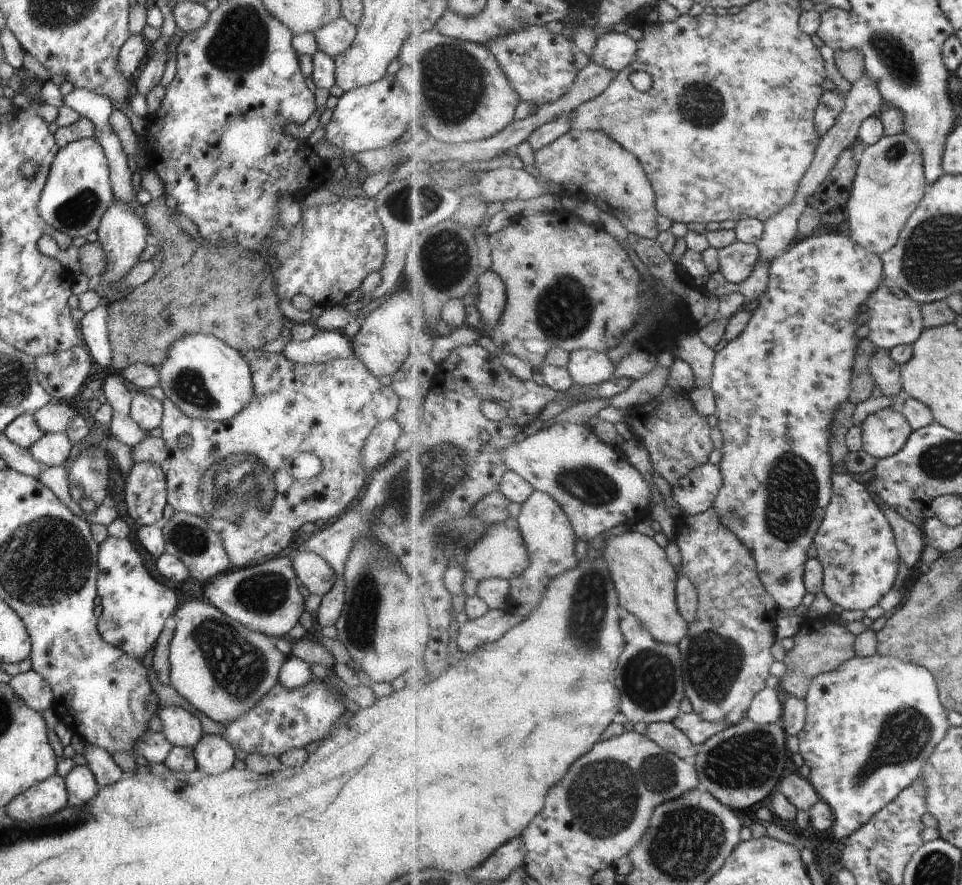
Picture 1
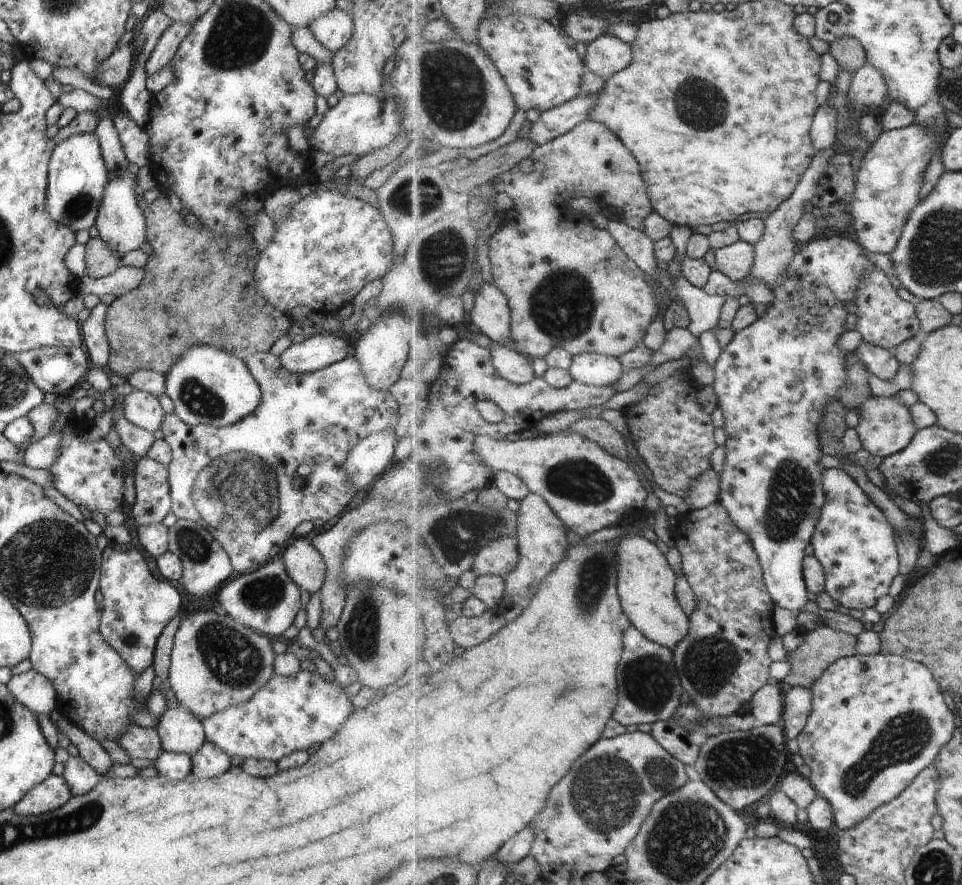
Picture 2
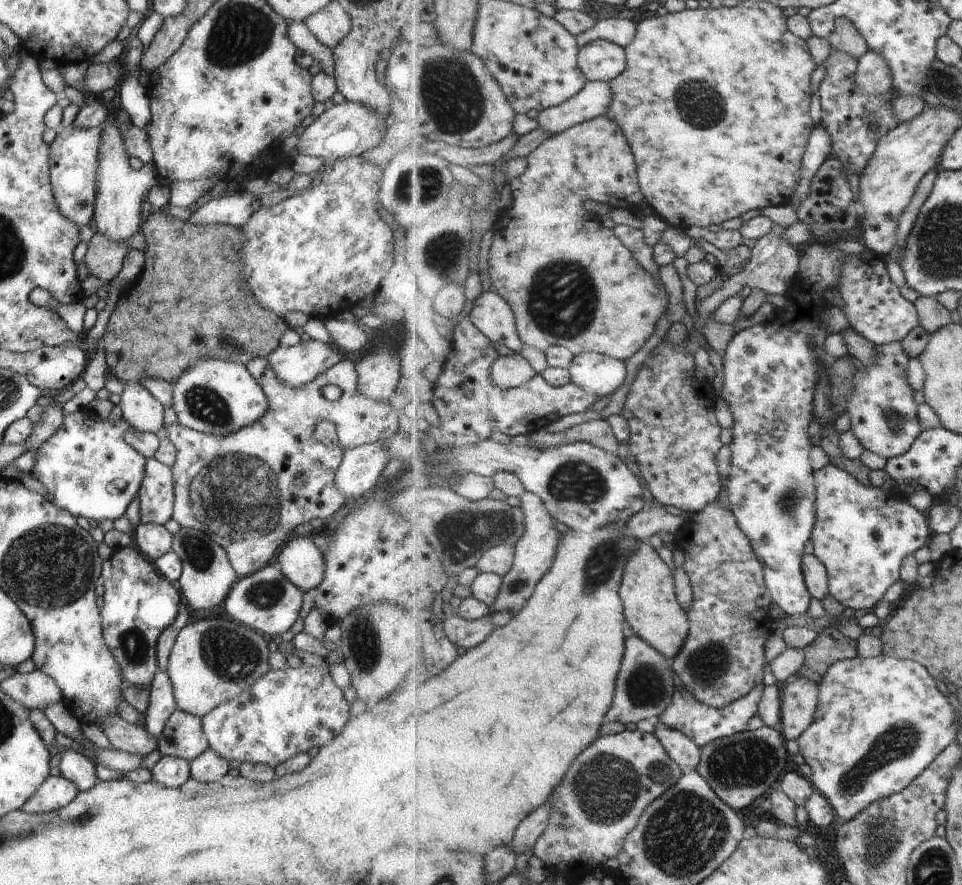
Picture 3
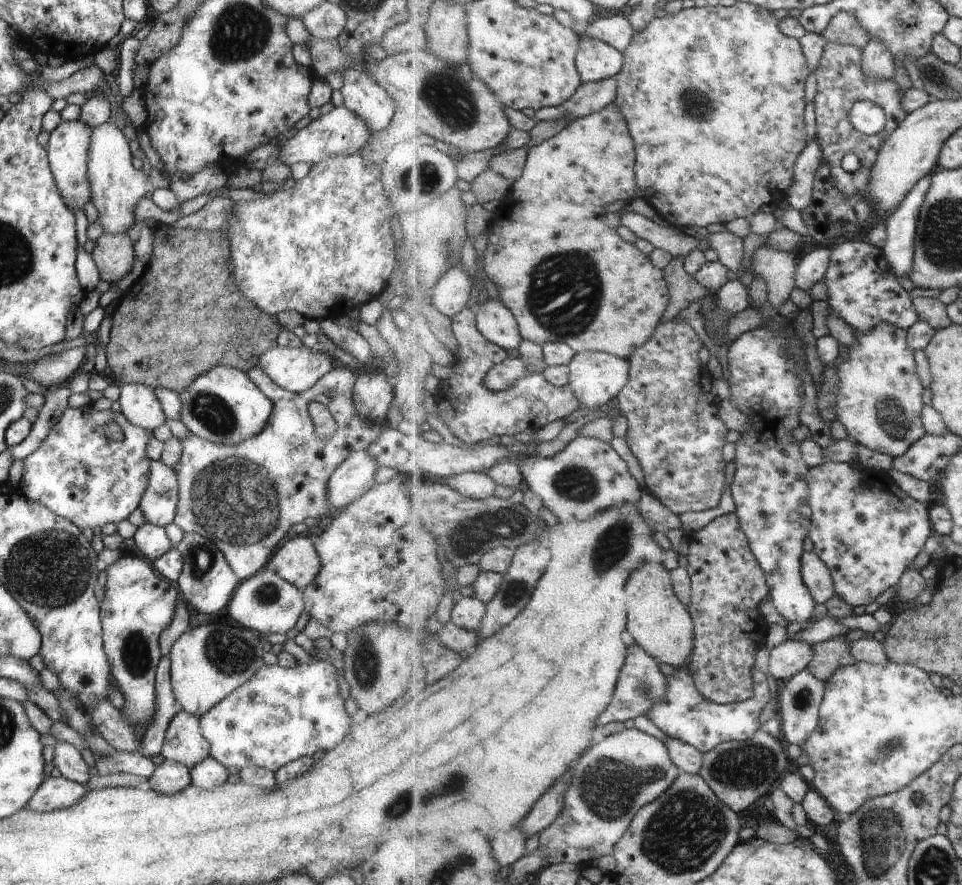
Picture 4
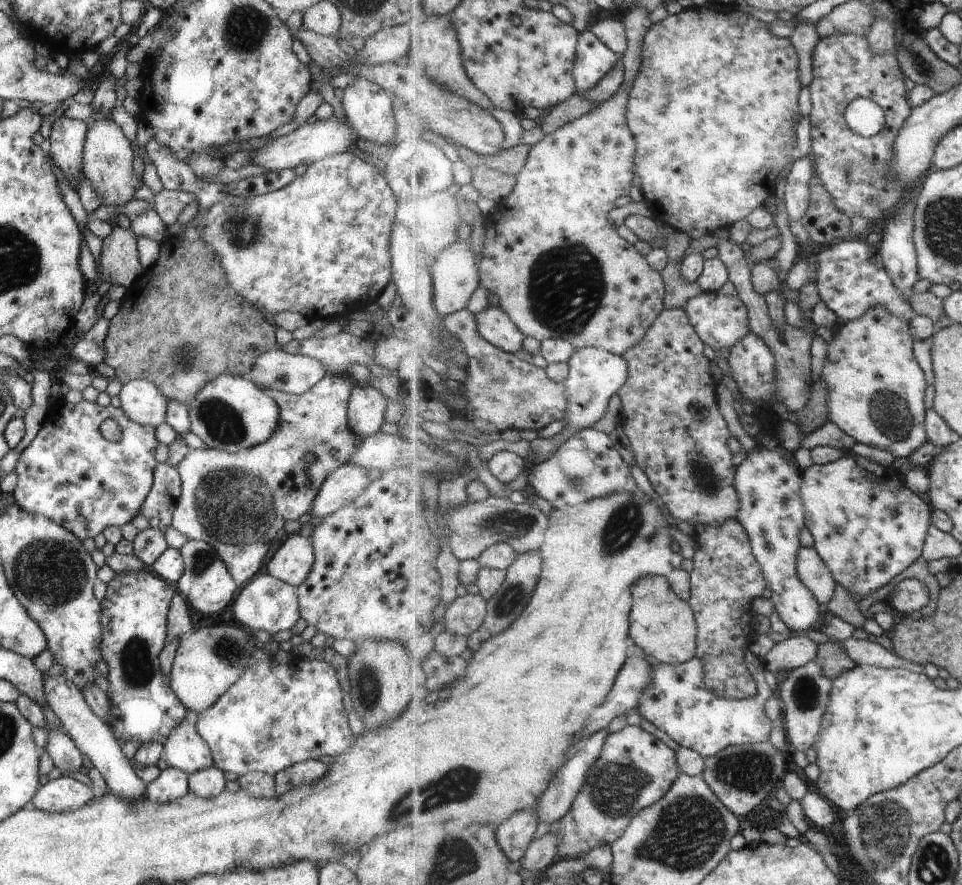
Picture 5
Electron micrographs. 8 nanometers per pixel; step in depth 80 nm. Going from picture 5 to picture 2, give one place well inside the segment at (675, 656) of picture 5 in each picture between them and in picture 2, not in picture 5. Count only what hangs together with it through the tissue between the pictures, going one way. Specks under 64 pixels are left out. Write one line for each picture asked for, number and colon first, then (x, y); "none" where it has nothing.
2: (647, 584)
3: (654, 613)
4: (659, 621)

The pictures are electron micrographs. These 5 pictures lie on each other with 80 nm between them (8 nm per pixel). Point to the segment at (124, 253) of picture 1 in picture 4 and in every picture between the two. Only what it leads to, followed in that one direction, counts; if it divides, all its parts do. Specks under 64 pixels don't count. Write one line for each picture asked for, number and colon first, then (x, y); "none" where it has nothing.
2: (120, 223)
3: (118, 195)
4: (115, 186)

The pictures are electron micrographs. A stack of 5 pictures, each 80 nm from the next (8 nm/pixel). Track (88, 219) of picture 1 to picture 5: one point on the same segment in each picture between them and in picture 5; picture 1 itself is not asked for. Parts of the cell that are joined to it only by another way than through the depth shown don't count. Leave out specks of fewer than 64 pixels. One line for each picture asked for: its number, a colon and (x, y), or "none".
2: (76, 176)
3: (72, 156)
4: (67, 148)
5: (66, 137)

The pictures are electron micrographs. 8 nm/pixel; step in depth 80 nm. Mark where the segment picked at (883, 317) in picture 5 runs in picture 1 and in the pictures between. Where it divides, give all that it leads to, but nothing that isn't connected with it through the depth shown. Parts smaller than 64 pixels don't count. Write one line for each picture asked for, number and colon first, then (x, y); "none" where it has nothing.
1: (885, 433)
2: (886, 427)
3: (883, 415)
4: (880, 404)

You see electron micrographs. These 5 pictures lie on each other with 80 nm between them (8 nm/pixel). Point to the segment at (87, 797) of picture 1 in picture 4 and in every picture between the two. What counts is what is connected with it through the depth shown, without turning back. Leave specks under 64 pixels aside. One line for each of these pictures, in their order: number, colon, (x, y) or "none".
2: (80, 777)
3: (74, 767)
4: (67, 760)

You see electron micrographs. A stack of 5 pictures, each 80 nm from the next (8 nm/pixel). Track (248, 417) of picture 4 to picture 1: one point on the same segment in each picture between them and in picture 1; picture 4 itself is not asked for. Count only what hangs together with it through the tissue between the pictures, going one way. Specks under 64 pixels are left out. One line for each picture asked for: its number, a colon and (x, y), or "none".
1: (206, 379)
2: (207, 386)
3: (214, 396)

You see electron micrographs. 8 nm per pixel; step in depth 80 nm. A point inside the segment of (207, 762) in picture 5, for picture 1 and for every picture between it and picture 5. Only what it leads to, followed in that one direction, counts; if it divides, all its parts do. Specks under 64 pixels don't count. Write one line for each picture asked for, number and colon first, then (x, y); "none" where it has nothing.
1: (180, 728)
2: (179, 731)
3: (181, 737)
4: (183, 742)

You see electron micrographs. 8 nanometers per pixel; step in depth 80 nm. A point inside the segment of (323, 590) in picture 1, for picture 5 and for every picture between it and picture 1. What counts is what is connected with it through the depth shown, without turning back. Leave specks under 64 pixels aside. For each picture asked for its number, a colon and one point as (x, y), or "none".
2: (304, 566)
3: (299, 561)
4: (296, 561)
5: (292, 561)

